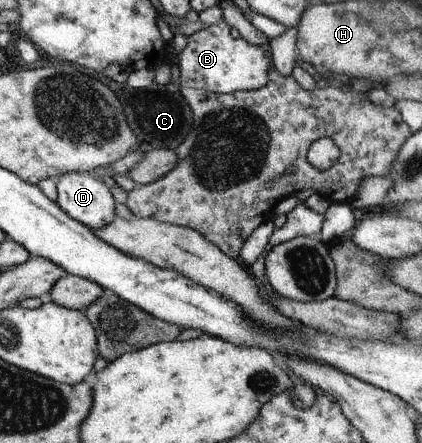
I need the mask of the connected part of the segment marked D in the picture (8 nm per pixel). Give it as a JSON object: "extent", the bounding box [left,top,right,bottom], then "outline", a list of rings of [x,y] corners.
{"extent":[56,172,116,230],"outline":[[[65,172],[56,178],[57,203],[71,218],[91,230],[107,226],[116,216],[111,190],[91,172]]]}

